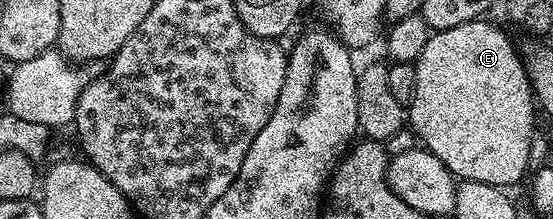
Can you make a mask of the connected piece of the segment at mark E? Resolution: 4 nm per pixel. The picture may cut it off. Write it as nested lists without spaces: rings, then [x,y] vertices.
[[[487,21],[466,22],[457,24],[457,28],[432,33],[425,44],[425,52],[413,63],[415,91],[409,103],[409,126],[415,129],[425,149],[437,156],[456,179],[508,188],[521,181],[523,173],[525,178],[531,166],[531,138],[537,132],[537,103],[520,51],[515,51],[505,31]]]

